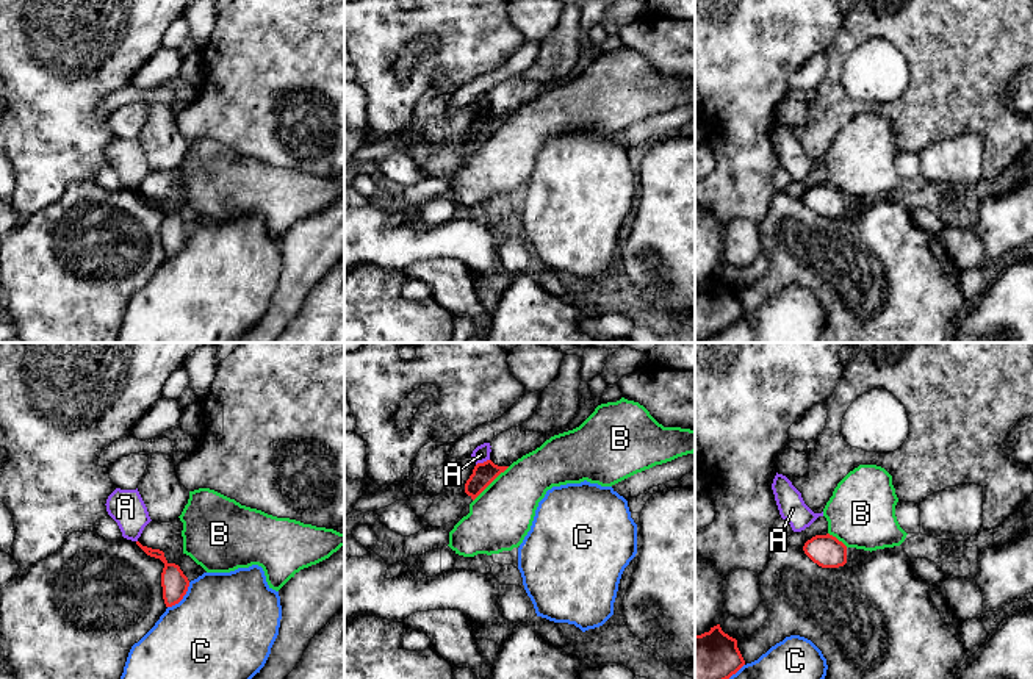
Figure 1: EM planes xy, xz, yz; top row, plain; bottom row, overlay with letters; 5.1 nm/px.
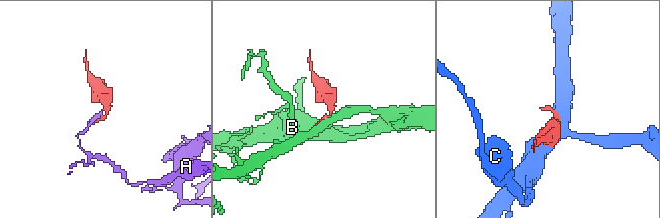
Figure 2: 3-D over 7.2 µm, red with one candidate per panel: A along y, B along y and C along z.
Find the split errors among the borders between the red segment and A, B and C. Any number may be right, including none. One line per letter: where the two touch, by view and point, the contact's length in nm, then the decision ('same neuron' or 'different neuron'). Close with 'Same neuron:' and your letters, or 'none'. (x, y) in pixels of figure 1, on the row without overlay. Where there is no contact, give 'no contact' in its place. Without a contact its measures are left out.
A: meets red in xz at (484, 111); contact 80 nm long; different neuron
B: meets red in xz at (490, 132); contact 260 nm long; different neuron
C: meets red in xy at (182, 247); contact 180 nm long; different neuron
Same neuron: none

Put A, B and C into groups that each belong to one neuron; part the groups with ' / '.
A / B / C

